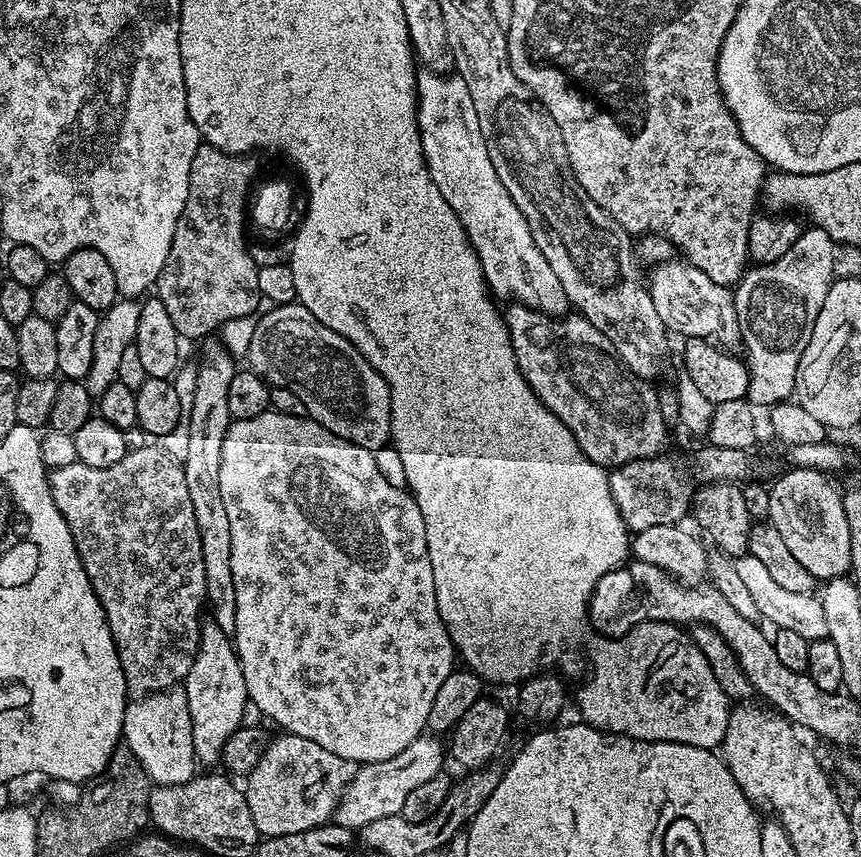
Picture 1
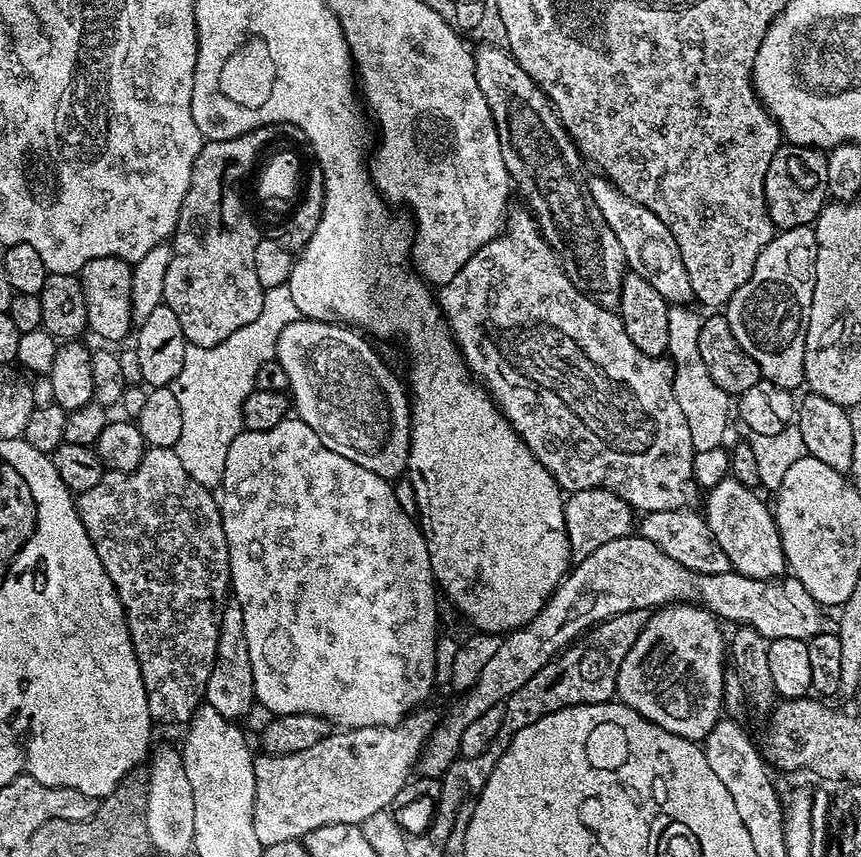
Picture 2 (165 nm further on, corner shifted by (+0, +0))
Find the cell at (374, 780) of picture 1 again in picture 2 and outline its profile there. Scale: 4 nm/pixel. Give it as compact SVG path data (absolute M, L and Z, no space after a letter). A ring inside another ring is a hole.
M638 534L614 538L614 542L598 546L594 554L579 561L569 571L532 621L501 639L489 664L482 666L482 674L475 686L459 697L460 701L445 720L443 717L437 723L418 761L419 775L443 777L444 771L460 756L462 730L466 730L474 718L490 710L490 706L507 700L518 686L534 678L548 660L553 660L601 620L609 620L611 616L626 614L630 610L655 610L680 601L695 602L721 621L733 620L733 625L750 626L768 641L778 638L807 640L822 628L821 605L810 598L810 590L806 590L794 575L785 574L774 580L759 580L733 571L707 576L691 572L682 566L682 562L676 562L670 554L662 554L654 542Z

